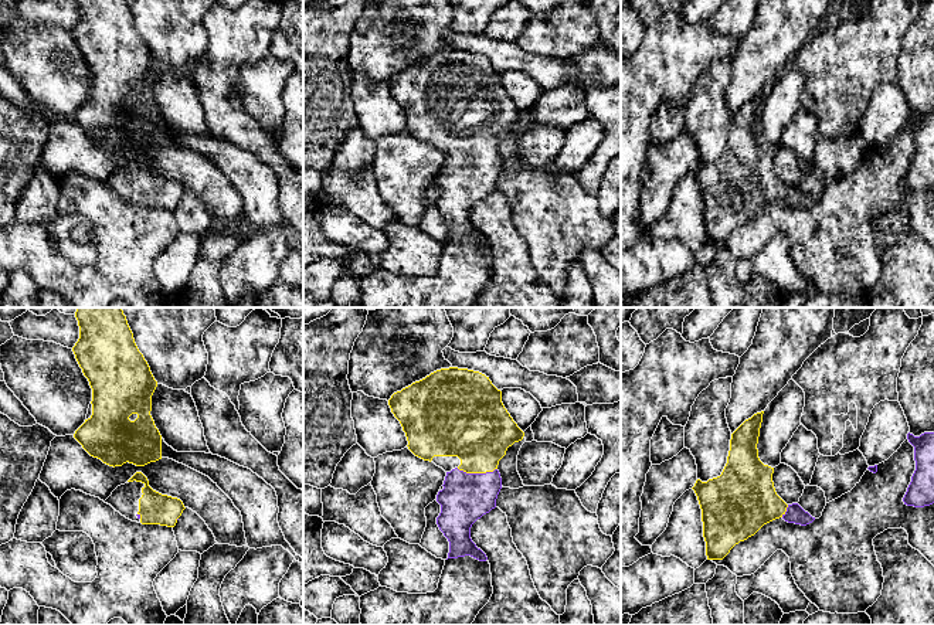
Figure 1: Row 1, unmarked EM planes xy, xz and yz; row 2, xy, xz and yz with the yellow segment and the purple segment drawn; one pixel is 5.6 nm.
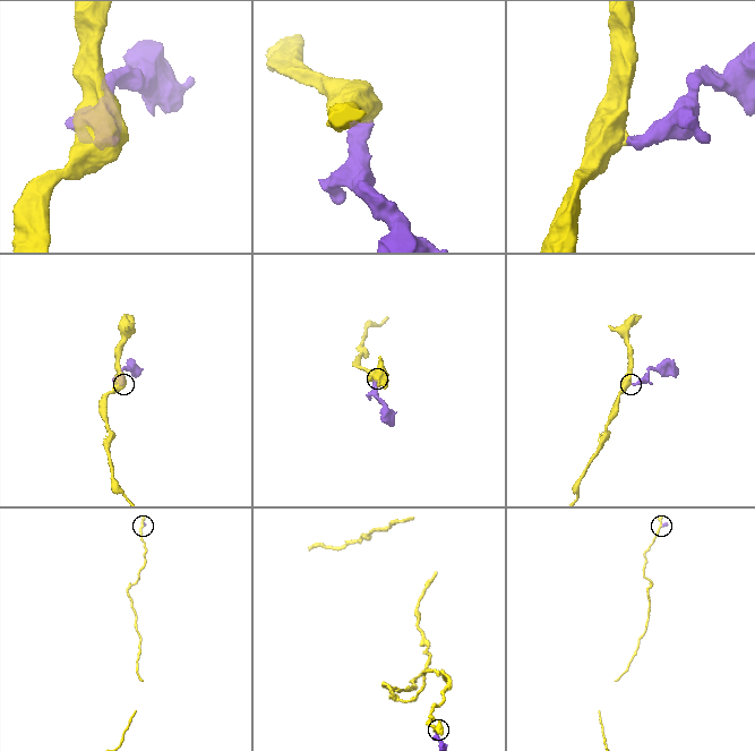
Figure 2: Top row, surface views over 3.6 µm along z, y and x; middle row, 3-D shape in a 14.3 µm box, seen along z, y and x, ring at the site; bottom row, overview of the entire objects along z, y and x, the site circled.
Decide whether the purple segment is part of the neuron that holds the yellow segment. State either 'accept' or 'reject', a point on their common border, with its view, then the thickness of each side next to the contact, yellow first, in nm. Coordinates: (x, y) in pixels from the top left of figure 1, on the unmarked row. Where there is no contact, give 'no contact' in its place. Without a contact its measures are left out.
accept; contact xz (476, 155); calibres 400 and 280 nm

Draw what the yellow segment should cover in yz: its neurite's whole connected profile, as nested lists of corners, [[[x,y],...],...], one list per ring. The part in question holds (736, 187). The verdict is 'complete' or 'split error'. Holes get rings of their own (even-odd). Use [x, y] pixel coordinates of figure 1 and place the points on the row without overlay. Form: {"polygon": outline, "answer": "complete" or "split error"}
{"polygon": [[[754,96],[731,116],[721,157],[707,164],[697,162],[692,170],[702,191],[707,242],[723,242],[736,227],[775,201],[801,208],[815,203],[798,186],[787,187],[777,177],[774,150],[758,140],[763,96]]], "answer": "split error"}

